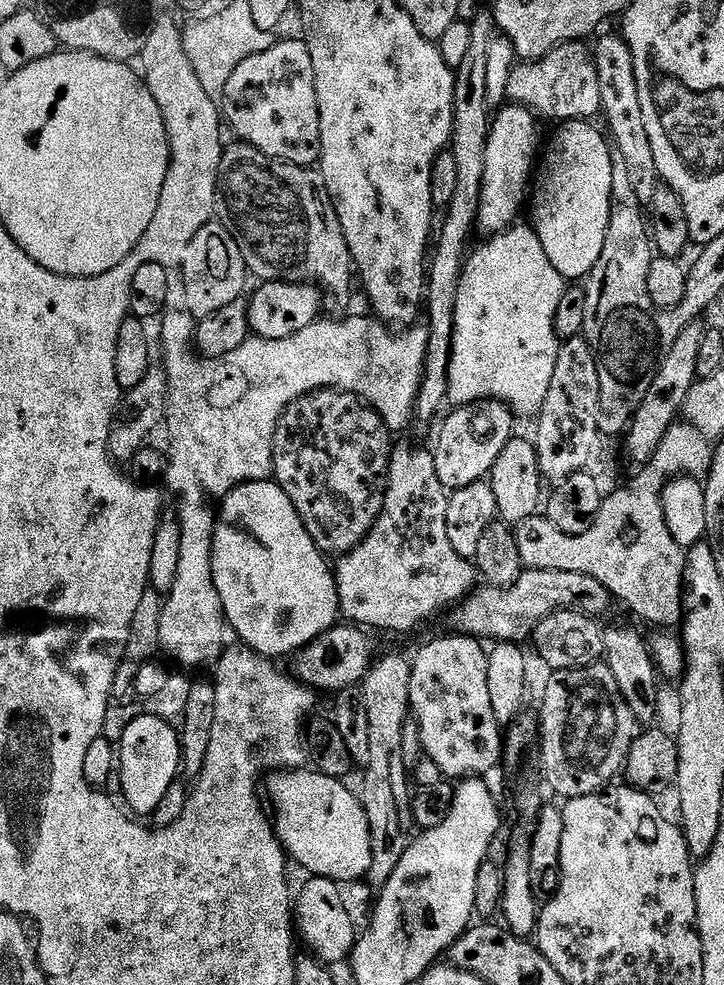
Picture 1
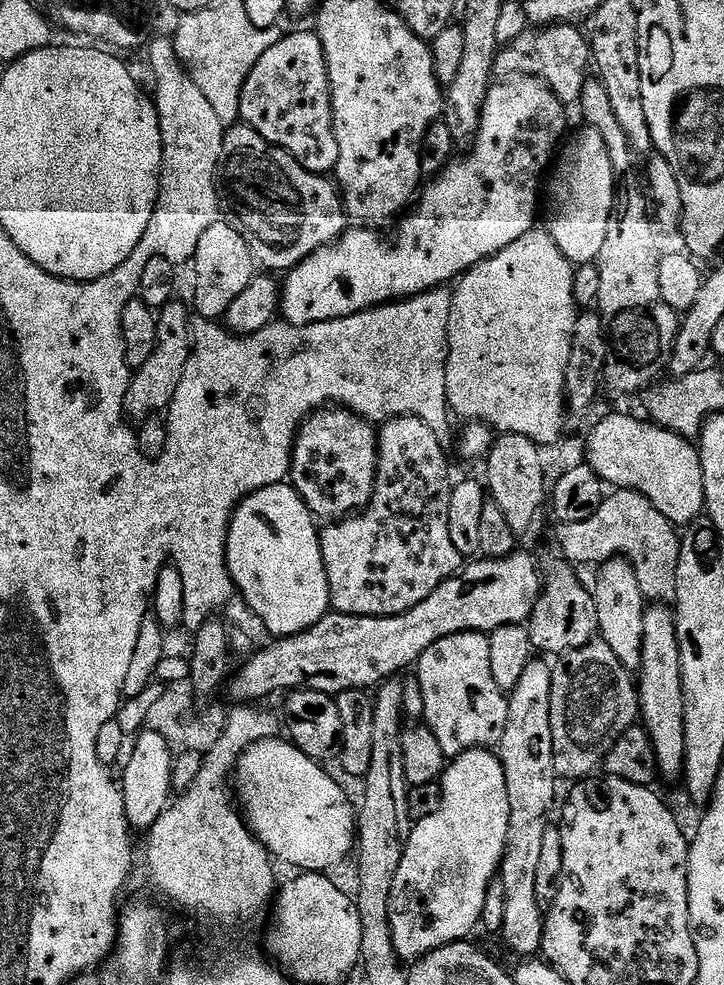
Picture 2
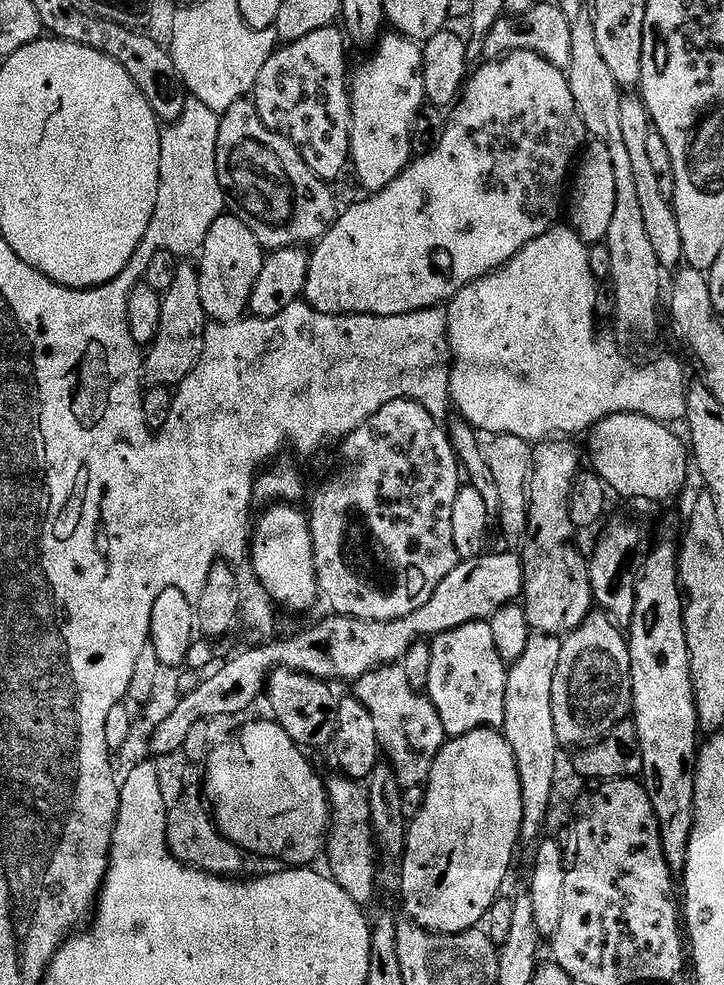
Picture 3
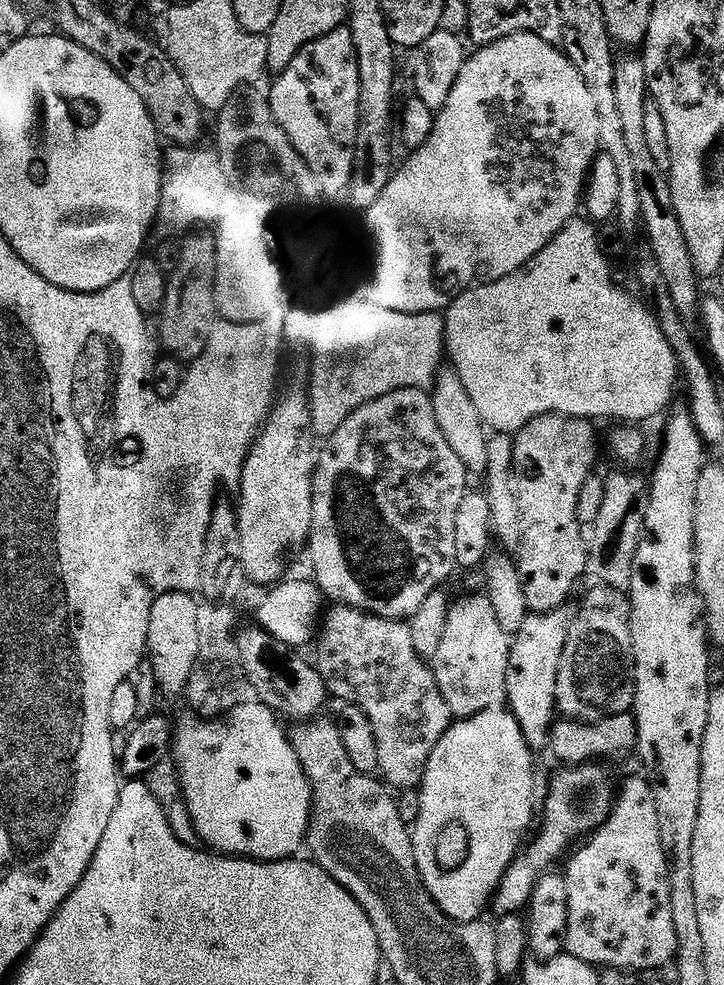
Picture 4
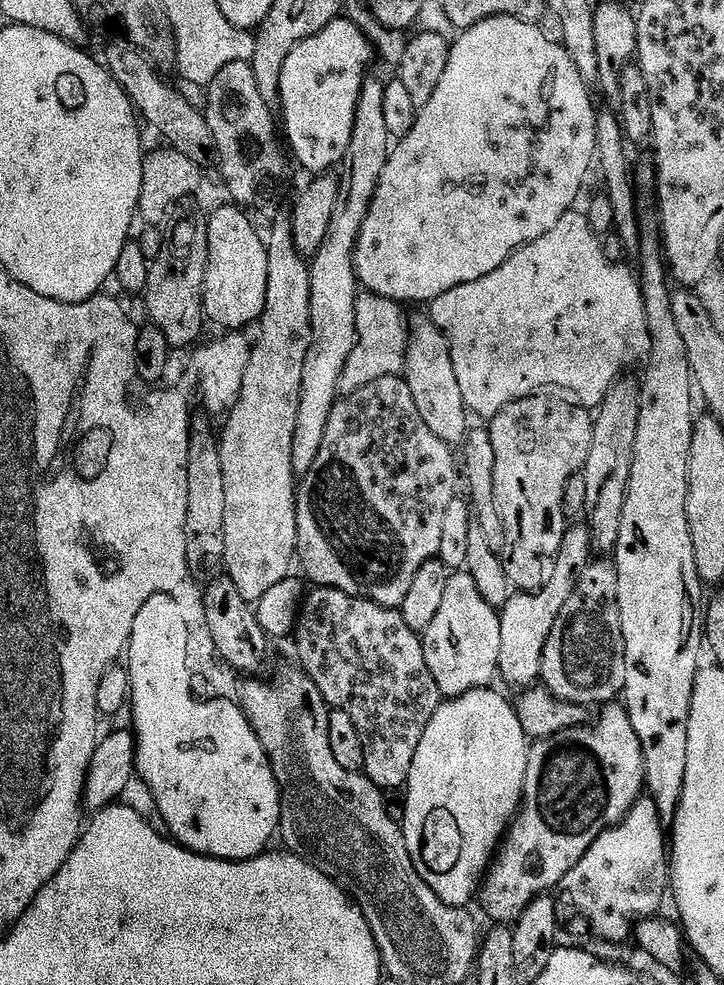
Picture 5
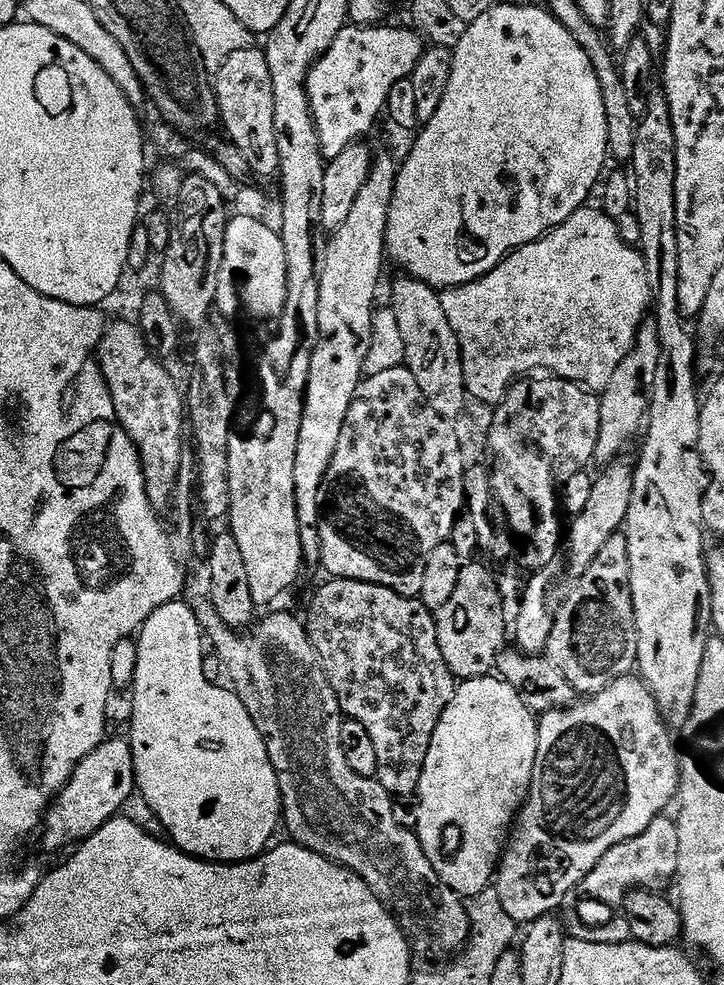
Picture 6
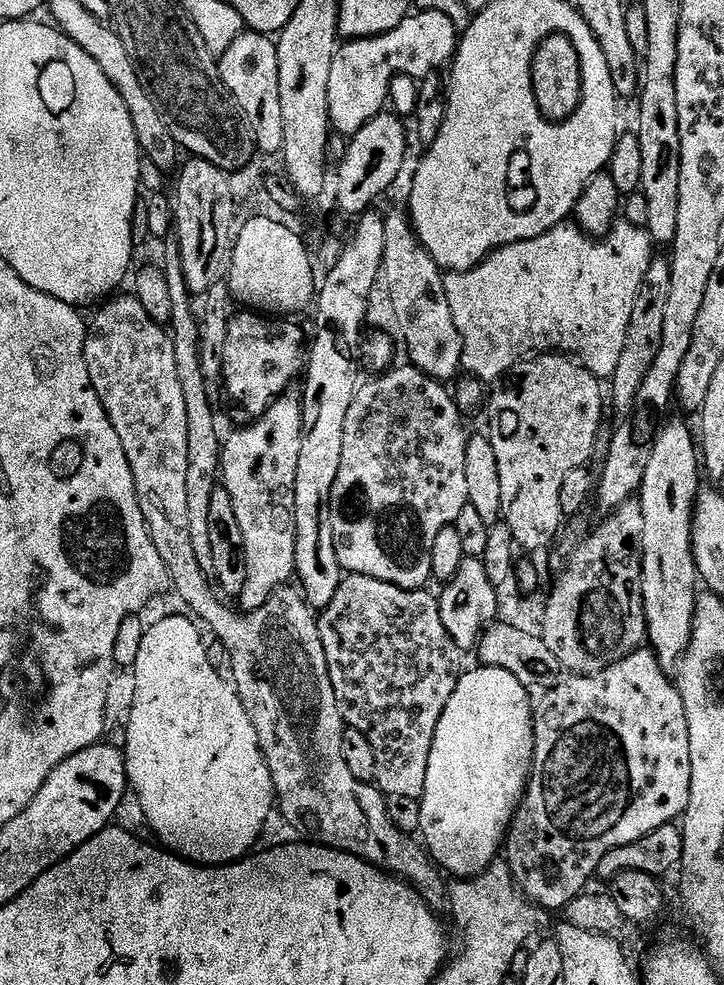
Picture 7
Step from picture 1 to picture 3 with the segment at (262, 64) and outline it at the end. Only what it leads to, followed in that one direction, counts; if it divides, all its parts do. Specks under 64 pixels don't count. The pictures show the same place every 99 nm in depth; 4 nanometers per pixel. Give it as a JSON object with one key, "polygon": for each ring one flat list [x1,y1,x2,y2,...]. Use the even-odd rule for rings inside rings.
{"polygon":[[337,28,314,30,306,38,277,47,262,66,254,89,254,103,262,122,286,137,300,151,306,166,325,182,338,179,344,168,346,172,352,154,349,45,345,33]]}

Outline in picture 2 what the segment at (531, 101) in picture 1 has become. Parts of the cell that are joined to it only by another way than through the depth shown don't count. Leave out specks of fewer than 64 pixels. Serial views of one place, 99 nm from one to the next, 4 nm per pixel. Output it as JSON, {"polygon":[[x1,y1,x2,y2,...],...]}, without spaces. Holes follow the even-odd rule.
{"polygon":[[571,23,554,24,543,30,525,31,516,41,503,45,497,51,495,75,500,78,535,76,546,84,564,105,579,105,580,95,590,78,593,62,587,35,576,28,579,27]]}

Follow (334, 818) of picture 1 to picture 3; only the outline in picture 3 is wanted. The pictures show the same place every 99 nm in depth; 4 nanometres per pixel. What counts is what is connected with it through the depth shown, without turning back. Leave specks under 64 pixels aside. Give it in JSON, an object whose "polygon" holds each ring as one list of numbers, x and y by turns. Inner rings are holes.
{"polygon":[[275,719,268,720,252,720,245,728,240,728,225,744,217,743,211,749,206,761,208,768,208,792,206,788,206,796,210,801,211,807,214,809,214,819,216,827,219,828,221,834,228,839,231,844,237,844,245,853,253,852,256,856,269,856,272,860,285,860,283,863,288,866,308,866,313,863,312,859,316,855,321,855,322,849,326,844,328,834,328,825,330,823,330,805,328,803,328,789,325,781,320,781,318,773,312,769,312,764,307,760,305,753,299,744,294,743,290,738,290,734,286,734,286,730,282,730,282,726,277,724]]}

